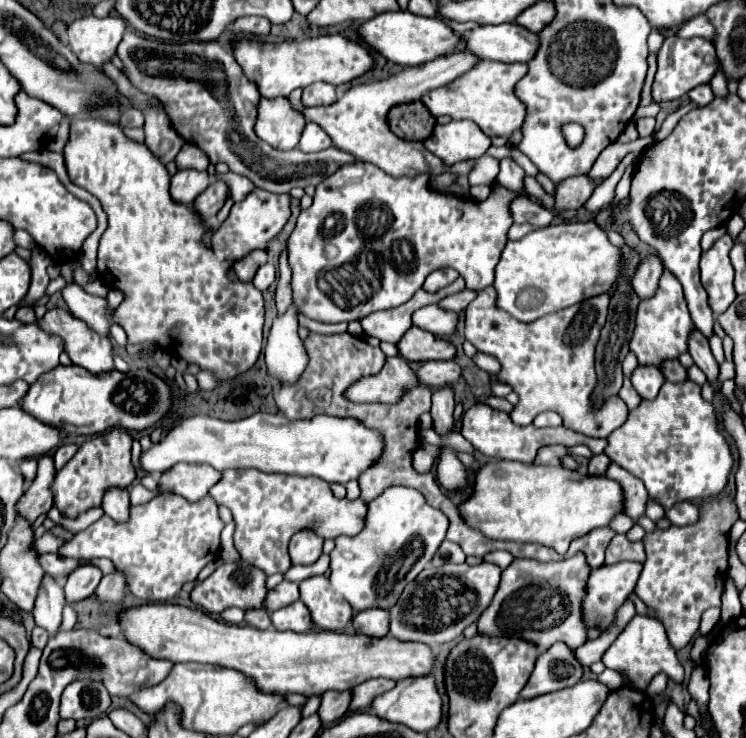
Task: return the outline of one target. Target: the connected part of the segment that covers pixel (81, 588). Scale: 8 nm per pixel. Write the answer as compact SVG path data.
M86 564L86 566L76 568L76 570L68 576L68 580L66 580L66 584L64 584L66 600L68 600L68 602L78 602L78 600L88 598L88 596L96 590L100 578L102 578L100 568L96 568L96 566L92 566L92 564Z

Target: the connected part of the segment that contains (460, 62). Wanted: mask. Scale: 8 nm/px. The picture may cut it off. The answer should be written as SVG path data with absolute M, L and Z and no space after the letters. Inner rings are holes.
M468 54L440 56L440 58L434 58L434 60L418 64L418 66L406 66L402 72L398 72L386 80L352 86L350 90L344 92L342 98L338 98L330 106L312 106L312 108L298 106L298 112L306 120L316 122L332 138L332 144L336 148L352 154L354 158L358 158L362 162L376 164L390 176L396 176L396 178L404 176L404 174L414 176L418 172L430 172L430 174L454 172L458 176L464 176L470 172L474 162L460 162L460 164L446 168L440 162L440 158L436 158L432 152L428 152L424 148L422 142L408 142L408 140L398 138L388 126L388 112L390 112L390 108L394 108L398 104L408 104L408 102L420 100L420 96L424 92L428 92L440 84L452 82L462 72L468 72L468 68L472 68L472 64L476 64L476 62L478 62L476 56L468 56Z

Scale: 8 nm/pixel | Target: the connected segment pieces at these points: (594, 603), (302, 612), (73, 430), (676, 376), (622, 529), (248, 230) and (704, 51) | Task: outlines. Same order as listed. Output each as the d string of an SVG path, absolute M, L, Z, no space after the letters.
M618 562L614 566L604 564L592 570L584 598L584 622L588 628L596 624L606 630L612 624L616 610L624 604L628 594L634 592L640 572L640 562Z
M294 602L286 608L280 608L276 612L270 614L272 624L276 630L294 630L294 632L308 632L312 630L314 622L310 618L308 608L304 606L304 602Z
M58 366L44 372L20 400L20 408L36 420L58 428L68 436L94 436L112 428L146 430L154 426L172 406L170 386L146 368L122 374L118 370L94 376L78 366Z
M672 360L668 364L664 364L664 370L662 370L664 378L670 380L670 382L684 382L688 378L686 370L682 368L682 364L678 364L678 360Z
M618 512L612 520L610 520L610 524L608 524L614 532L618 532L618 534L626 534L632 526L634 526L634 520L628 516L628 514L624 514L624 512Z
M256 188L242 202L236 202L232 206L228 224L220 226L220 230L214 236L214 250L232 260L240 260L240 256L256 248L268 248L268 242L284 228L288 218L290 218L290 196L288 194L274 194L274 192Z
M668 36L660 48L658 54L658 70L652 82L652 100L666 102L666 100L676 100L684 94L688 94L692 88L698 84L708 84L712 76L718 72L718 60L714 52L714 44L706 38L690 38L682 40L678 36Z

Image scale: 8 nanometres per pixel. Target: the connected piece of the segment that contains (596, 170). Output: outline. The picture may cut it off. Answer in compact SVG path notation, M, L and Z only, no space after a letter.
M638 138L636 142L628 142L628 144L612 142L608 148L602 150L602 154L598 156L596 164L592 166L592 170L588 174L594 176L594 178L606 178L606 176L610 176L616 170L616 166L620 164L620 160L626 154L644 152L644 148L648 148L650 144L652 144L652 138Z

